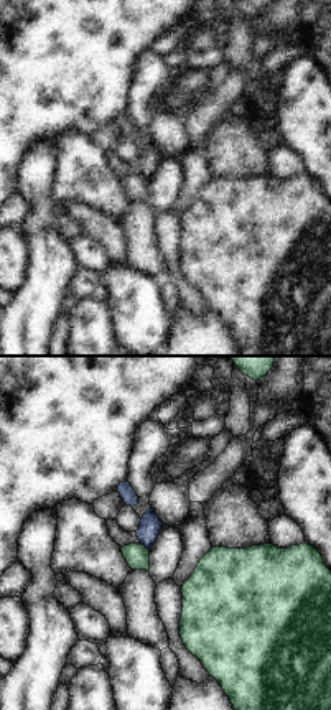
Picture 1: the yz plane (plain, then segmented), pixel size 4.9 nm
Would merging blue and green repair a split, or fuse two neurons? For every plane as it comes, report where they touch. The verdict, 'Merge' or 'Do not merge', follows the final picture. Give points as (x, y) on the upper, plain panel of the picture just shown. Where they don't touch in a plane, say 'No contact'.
Touches blue at (145, 177).

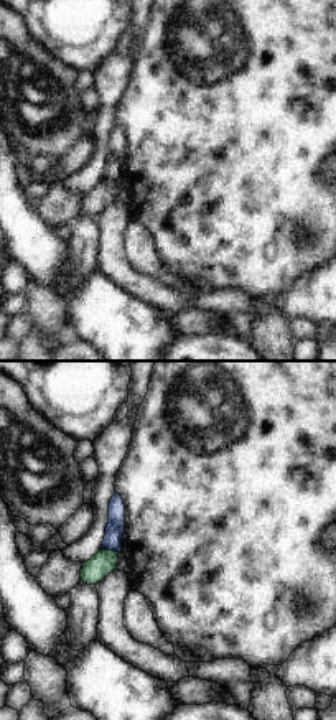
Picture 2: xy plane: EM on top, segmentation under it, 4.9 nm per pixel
Touches blue at (111, 180).

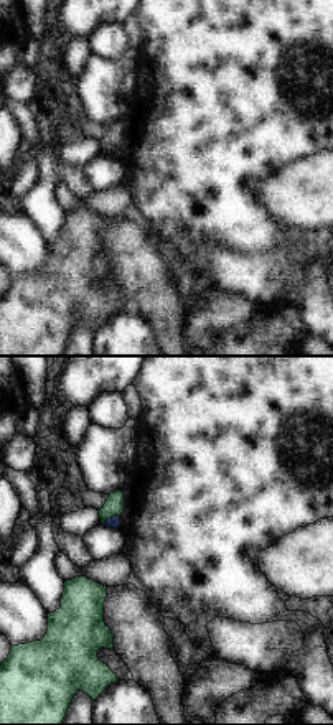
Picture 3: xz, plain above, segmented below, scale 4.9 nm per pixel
Touches blue at (111, 149).

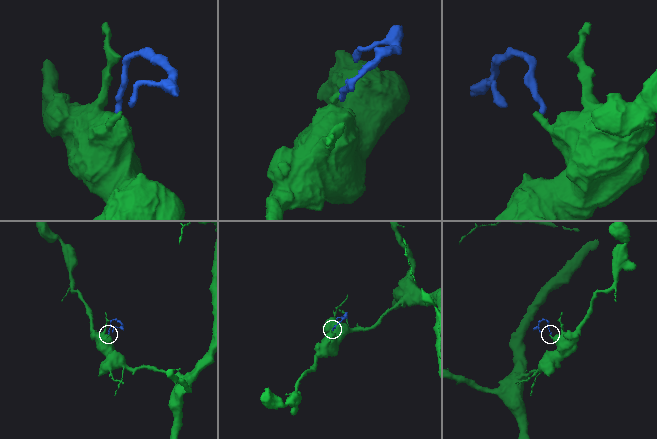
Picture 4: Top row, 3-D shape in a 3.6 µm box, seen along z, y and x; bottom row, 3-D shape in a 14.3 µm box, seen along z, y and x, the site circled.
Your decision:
Do not merge.

